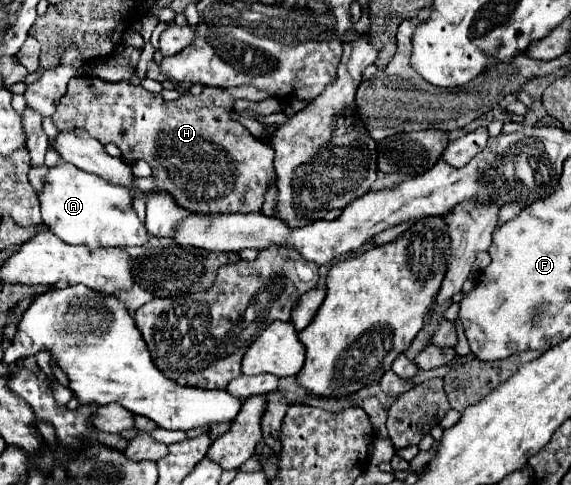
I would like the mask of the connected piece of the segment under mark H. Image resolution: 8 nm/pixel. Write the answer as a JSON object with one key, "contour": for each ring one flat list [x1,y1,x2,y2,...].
{"contour":[[73,77,69,81,67,93,57,105,53,113,53,123,59,131,85,129,91,137,99,139,103,145,113,143,121,149,121,155,127,163,135,163,139,159,147,161,157,177,159,185,155,189,169,191,177,203,189,211,199,213,257,213,263,207,265,193,269,185,275,185,277,175,273,167,273,147,267,141,261,141,249,133,239,121,233,121,233,103,237,99,265,99,265,91,257,91,255,87,229,87,215,89,205,87,201,95,185,93,177,101,165,101,161,95,149,93,141,85,133,85,131,81,103,81,99,77]]}

